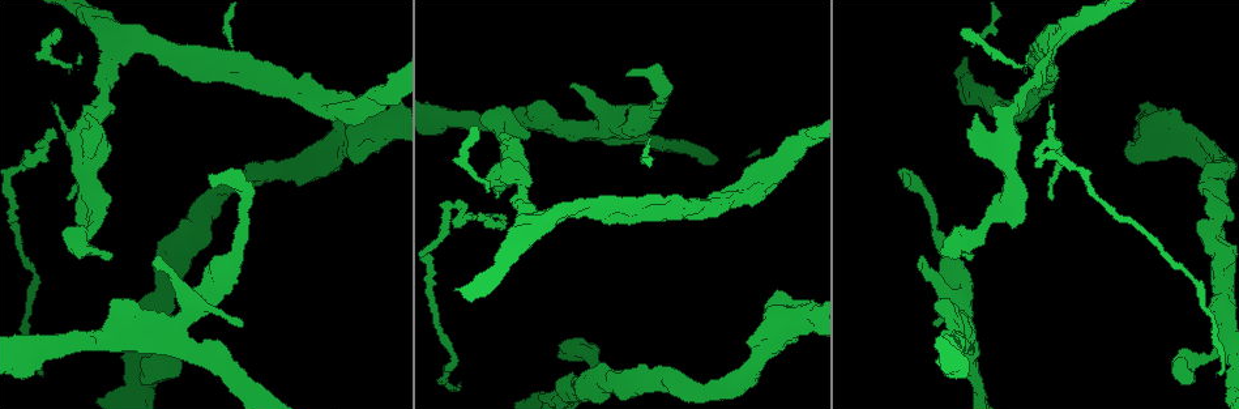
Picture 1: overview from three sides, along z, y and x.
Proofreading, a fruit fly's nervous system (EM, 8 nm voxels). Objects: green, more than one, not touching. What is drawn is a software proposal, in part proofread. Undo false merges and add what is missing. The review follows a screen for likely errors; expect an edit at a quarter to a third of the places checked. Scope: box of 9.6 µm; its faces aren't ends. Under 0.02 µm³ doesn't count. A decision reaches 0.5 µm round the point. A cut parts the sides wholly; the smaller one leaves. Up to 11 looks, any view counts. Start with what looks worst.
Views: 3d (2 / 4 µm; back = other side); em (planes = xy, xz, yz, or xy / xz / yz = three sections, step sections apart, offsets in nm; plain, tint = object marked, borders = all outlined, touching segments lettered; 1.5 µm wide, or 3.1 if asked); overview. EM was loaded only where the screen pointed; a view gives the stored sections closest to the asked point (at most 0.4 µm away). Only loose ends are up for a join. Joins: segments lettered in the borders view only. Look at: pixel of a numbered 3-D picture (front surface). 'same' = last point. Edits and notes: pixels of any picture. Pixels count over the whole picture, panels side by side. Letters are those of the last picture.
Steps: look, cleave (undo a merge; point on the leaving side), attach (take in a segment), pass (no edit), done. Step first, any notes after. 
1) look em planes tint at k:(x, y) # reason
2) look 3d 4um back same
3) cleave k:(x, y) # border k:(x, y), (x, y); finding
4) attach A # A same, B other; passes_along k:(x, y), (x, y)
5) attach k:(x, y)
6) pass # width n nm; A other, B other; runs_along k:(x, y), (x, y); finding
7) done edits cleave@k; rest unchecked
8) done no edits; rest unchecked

look em planes borders at 1:(1218, 372) # end of a long branch

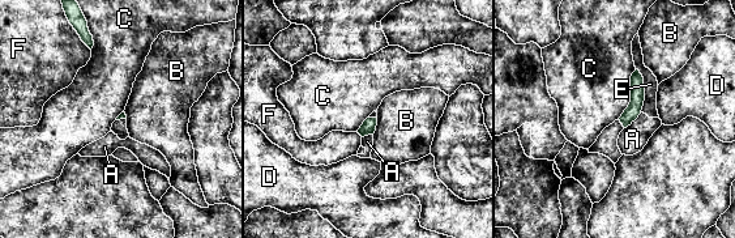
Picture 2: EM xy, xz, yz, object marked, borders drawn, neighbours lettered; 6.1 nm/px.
pass # longest_contact C 340 nm; A other, B other, C other, D other, E other, F other; border 2:(636, 69), (631, 101), (618, 119); no lettered segment goes on from it

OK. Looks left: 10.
look em planes borders at 1:(70, 200) # free end

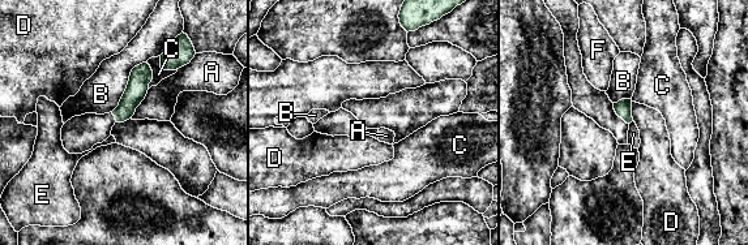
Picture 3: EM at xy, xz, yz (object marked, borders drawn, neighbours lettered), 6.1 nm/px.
pass # A other, B other, C other, D other, E other, F other; none of them fits

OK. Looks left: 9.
look em planes tint at 1:(503, 142) # thick end

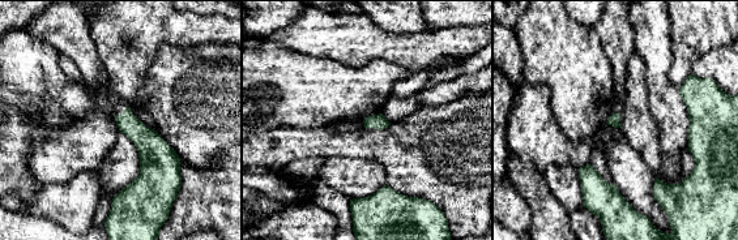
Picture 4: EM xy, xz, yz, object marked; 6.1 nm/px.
look em planes borders same # see the neighbours

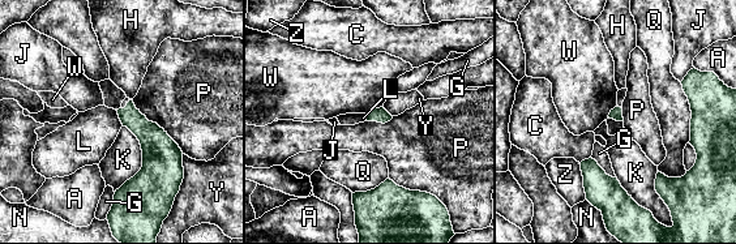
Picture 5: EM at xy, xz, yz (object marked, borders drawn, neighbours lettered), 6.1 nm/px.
pass # A other, C other, G other, H other, J other, K other, L other, N other, P other, Q other, W other, Y other, Z other; no lettered segment goes on from it

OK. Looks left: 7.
look em planes borders at 1:(557, 354) # free end

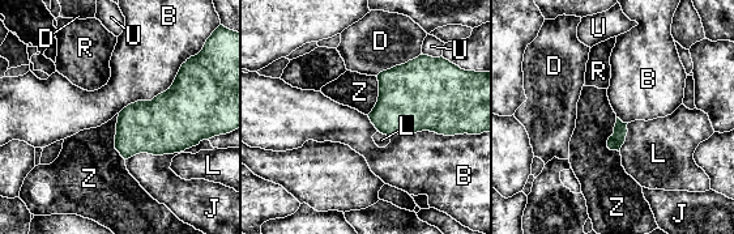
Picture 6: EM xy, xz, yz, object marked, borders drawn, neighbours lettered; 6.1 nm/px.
pass # B other, D other, J other, L other, R other, U other, Z other; border 6:(187, 59), (165, 90), (118, 113); no lettered segment goes on from it

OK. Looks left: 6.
done no edits; rest unchecked

